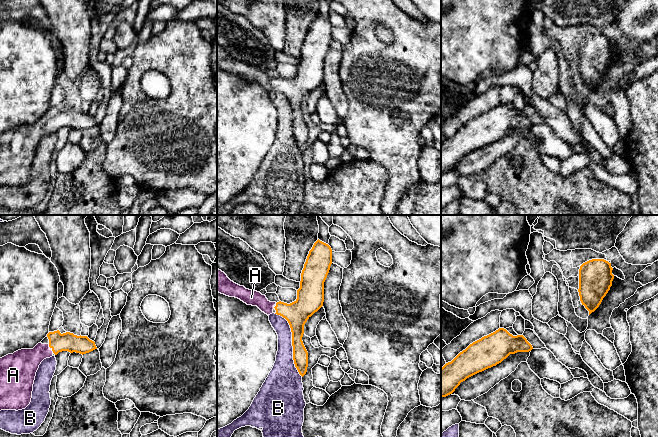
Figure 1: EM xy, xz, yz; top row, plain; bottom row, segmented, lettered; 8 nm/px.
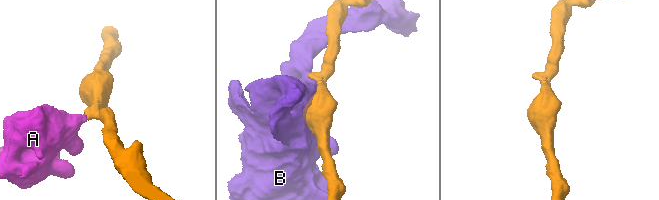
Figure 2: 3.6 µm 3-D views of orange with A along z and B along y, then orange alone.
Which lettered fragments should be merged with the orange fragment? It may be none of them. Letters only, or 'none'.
A

